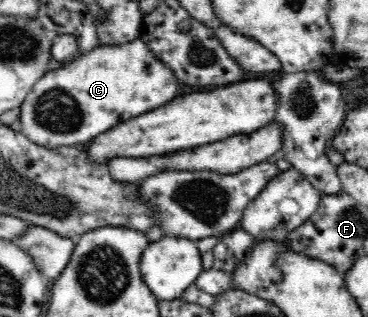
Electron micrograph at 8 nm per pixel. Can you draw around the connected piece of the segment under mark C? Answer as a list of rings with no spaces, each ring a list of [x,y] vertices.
[[[133,39],[118,45],[98,45],[88,53],[81,54],[57,69],[47,71],[27,93],[21,104],[17,129],[31,142],[43,147],[71,147],[73,144],[91,142],[95,136],[110,131],[115,125],[141,116],[145,112],[163,106],[177,97],[175,73],[141,39]]]

